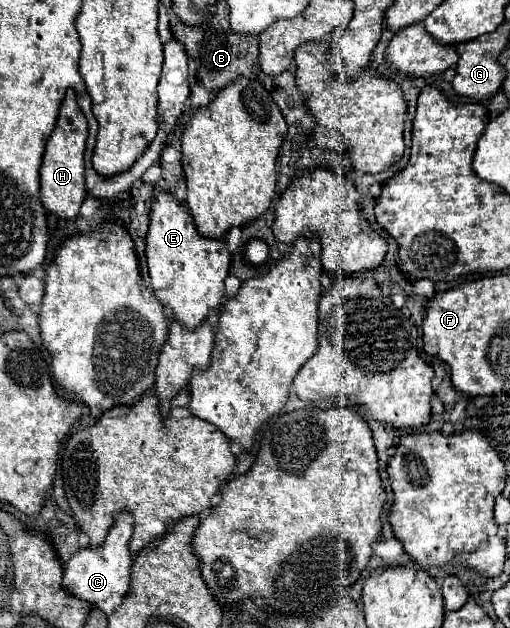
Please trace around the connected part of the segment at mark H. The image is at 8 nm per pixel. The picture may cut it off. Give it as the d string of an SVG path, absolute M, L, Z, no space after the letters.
M74 91L66 93L66 99L62 103L56 129L52 131L46 153L40 169L40 201L44 209L50 215L56 215L58 219L72 221L76 219L82 201L86 199L86 185L84 185L84 149L86 149L86 137L88 137L88 123L84 113L80 111Z

